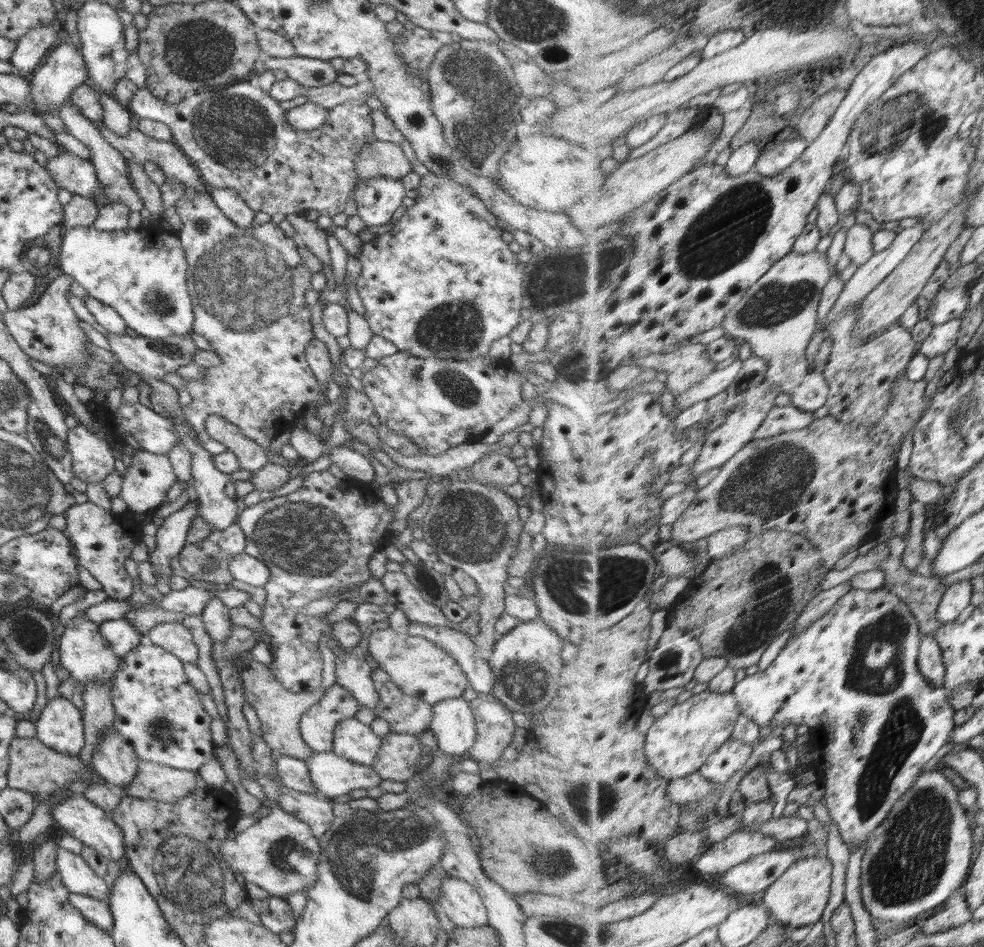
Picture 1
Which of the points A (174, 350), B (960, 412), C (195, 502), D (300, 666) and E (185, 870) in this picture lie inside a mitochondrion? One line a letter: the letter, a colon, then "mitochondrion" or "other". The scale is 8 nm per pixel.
A: mitochondrion
B: mitochondrion
C: other
D: mitochondrion
E: mitochondrion

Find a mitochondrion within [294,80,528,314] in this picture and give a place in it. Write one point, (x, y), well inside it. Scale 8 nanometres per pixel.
(441, 159)

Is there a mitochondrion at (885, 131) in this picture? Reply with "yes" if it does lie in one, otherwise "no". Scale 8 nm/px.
yes

